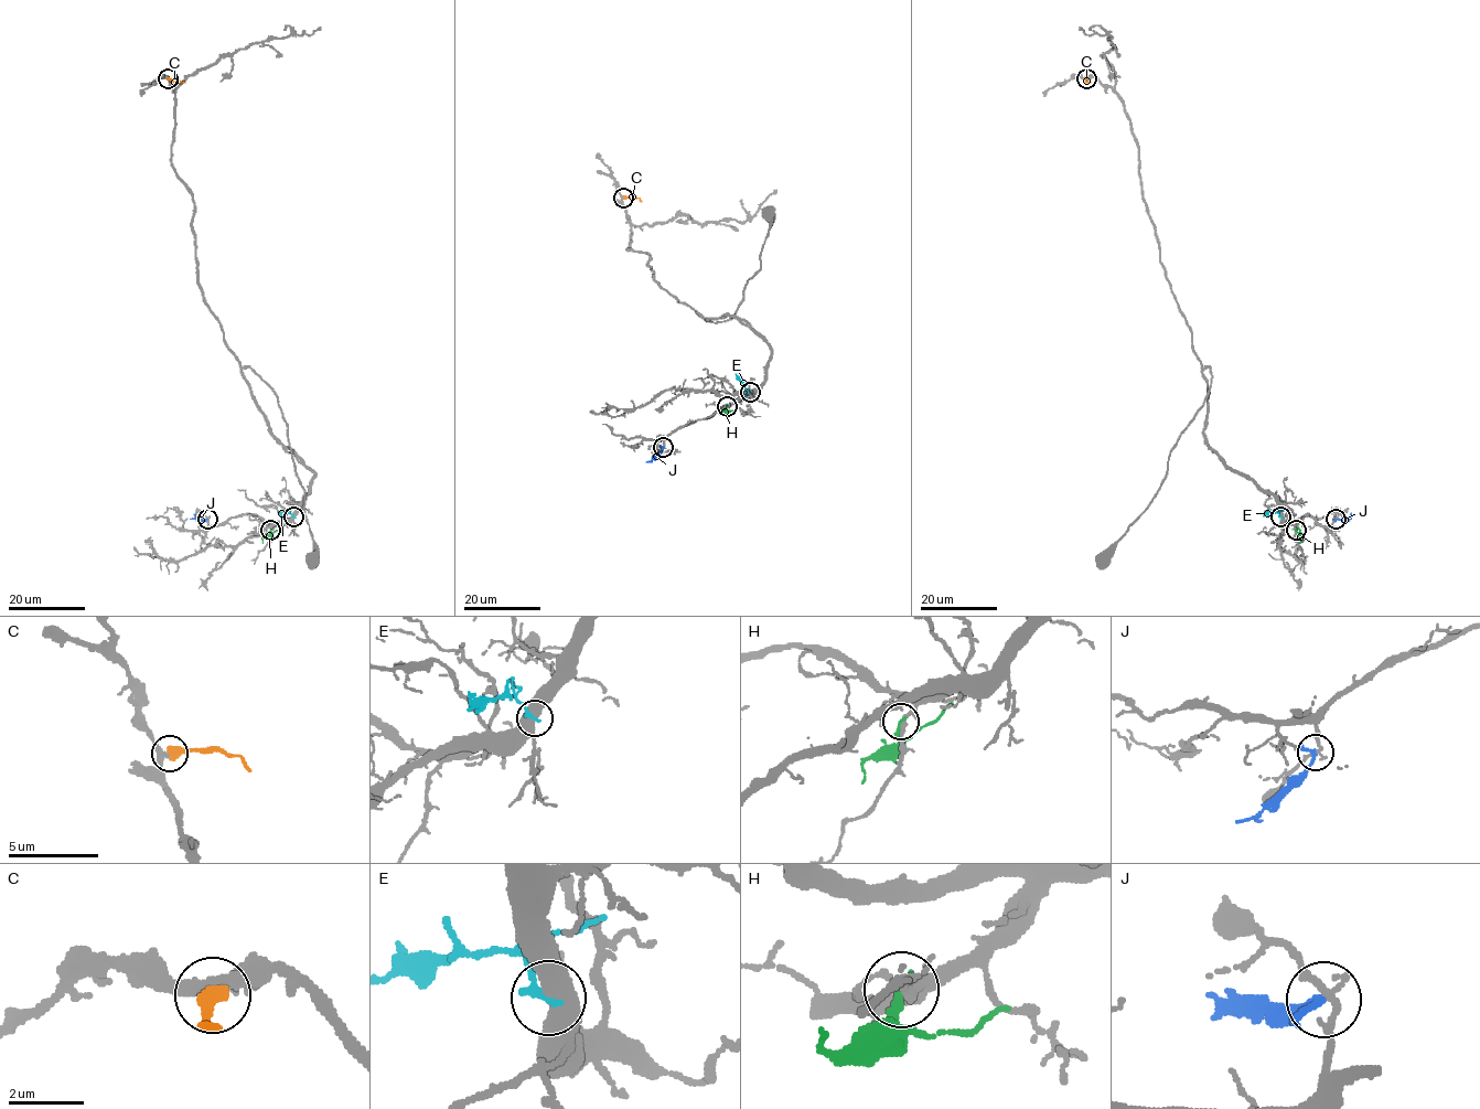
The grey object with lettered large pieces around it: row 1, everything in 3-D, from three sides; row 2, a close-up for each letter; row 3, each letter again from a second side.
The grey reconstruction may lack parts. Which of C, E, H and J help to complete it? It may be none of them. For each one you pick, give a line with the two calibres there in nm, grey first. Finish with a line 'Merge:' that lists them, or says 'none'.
C: calibres 240 and 440 nm
Merge: C

